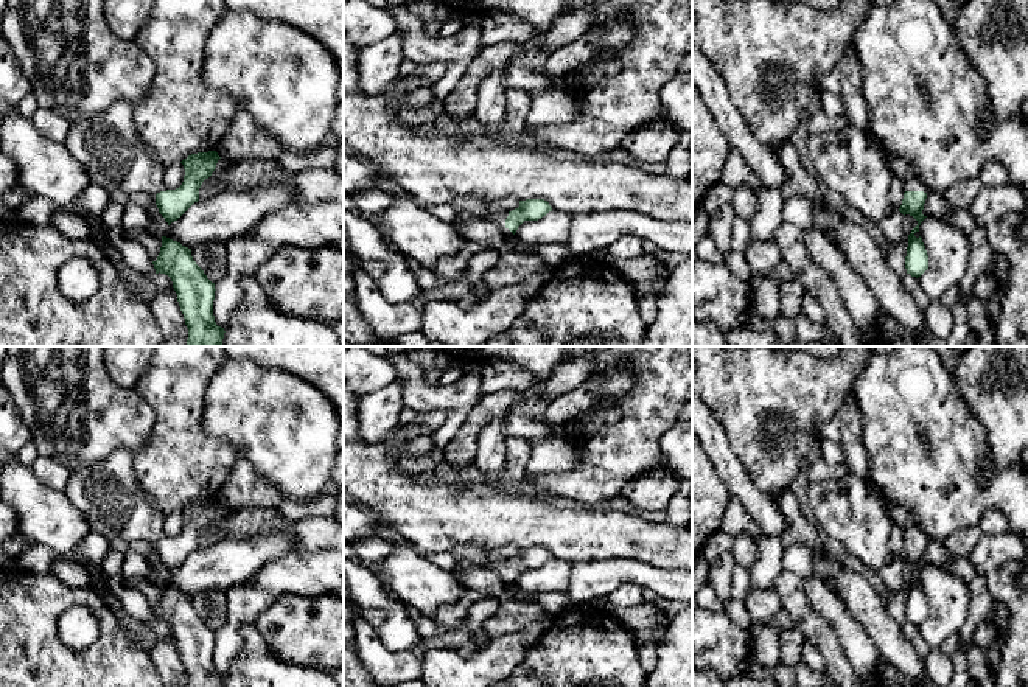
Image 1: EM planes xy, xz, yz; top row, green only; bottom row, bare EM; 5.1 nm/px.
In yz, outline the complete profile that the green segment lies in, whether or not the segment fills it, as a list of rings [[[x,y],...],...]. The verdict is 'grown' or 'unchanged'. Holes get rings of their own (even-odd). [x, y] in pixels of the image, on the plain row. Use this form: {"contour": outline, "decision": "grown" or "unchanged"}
{"contour": [[[854,395],[846,399],[829,421],[820,424],[820,435],[835,441],[844,451],[844,463],[880,497],[891,524],[902,528],[905,541],[899,560],[918,569],[918,574],[908,583],[905,617],[911,625],[921,625],[928,617],[928,603],[922,586],[916,586],[914,581],[919,580],[921,570],[927,566],[922,558],[930,539],[919,519],[905,507],[890,500],[874,482],[863,445],[862,410]]], "decision": "grown"}

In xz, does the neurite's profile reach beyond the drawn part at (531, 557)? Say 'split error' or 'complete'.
split error

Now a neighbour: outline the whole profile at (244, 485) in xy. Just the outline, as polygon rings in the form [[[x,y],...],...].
[[[243,454],[236,455],[235,466],[216,494],[219,505],[238,508],[243,505],[258,505],[274,508],[281,494],[269,483]]]

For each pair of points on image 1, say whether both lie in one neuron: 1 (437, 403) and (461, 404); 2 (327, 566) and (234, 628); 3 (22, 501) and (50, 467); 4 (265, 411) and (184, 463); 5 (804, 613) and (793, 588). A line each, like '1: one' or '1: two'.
1: one
2: one
3: two
4: two
5: one

